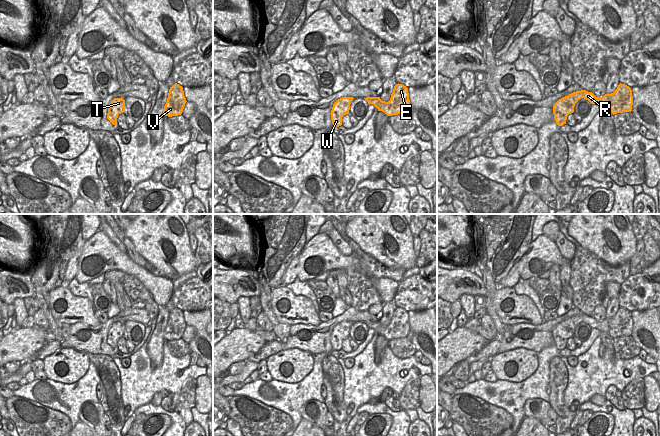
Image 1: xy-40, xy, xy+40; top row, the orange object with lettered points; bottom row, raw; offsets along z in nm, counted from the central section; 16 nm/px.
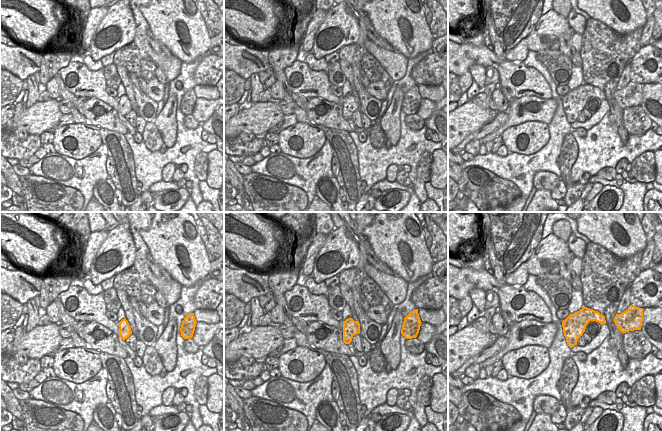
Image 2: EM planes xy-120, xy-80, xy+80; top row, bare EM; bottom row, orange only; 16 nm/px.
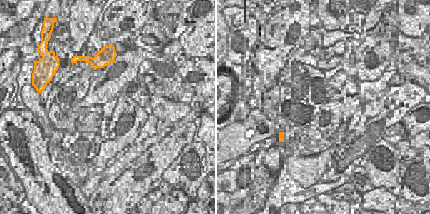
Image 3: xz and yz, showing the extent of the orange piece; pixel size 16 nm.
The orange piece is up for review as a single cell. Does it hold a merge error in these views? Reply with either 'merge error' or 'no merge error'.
no merge error

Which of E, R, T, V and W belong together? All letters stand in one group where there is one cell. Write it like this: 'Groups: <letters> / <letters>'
Groups: E R T V W.

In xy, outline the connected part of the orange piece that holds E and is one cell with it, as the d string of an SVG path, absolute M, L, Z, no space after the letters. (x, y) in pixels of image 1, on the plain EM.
M399 307L394 310L388 326L382 325L380 321L367 321L364 323L369 329L374 329L378 335L384 336L387 340L407 337L410 332L408 312Z

